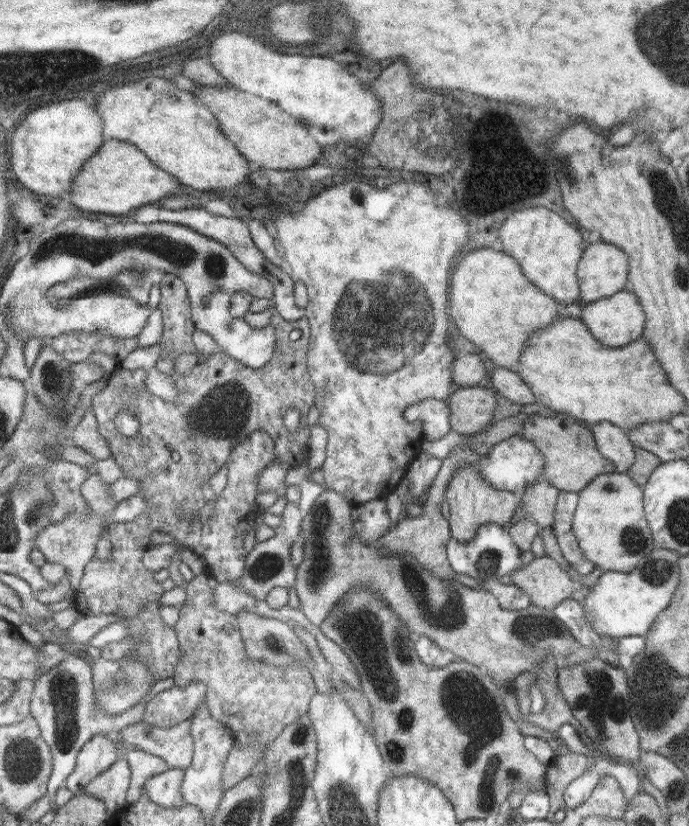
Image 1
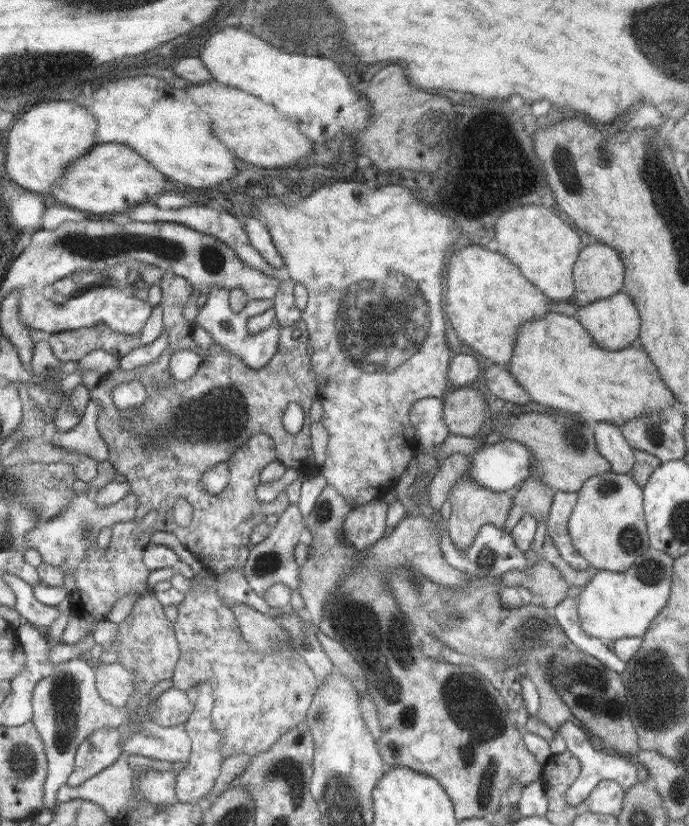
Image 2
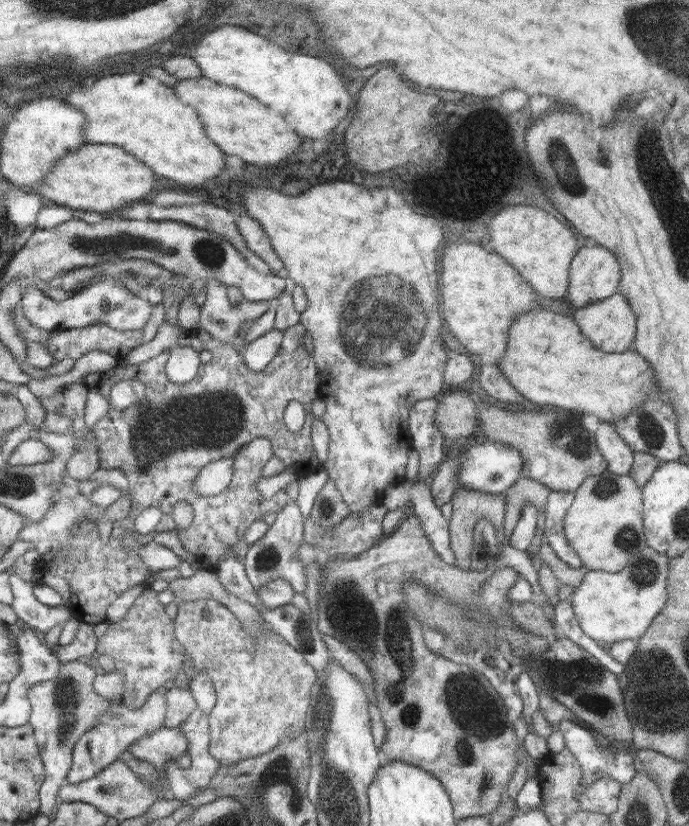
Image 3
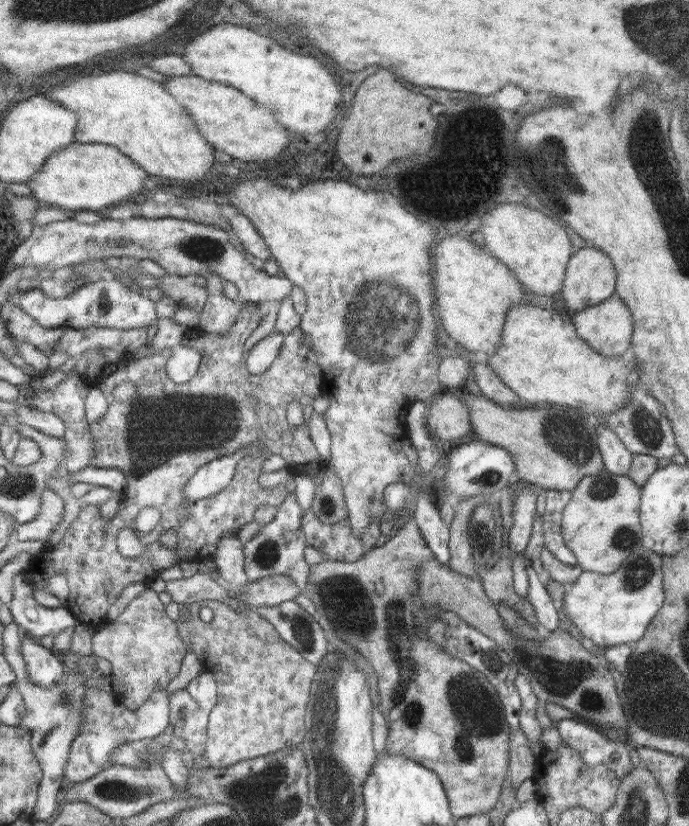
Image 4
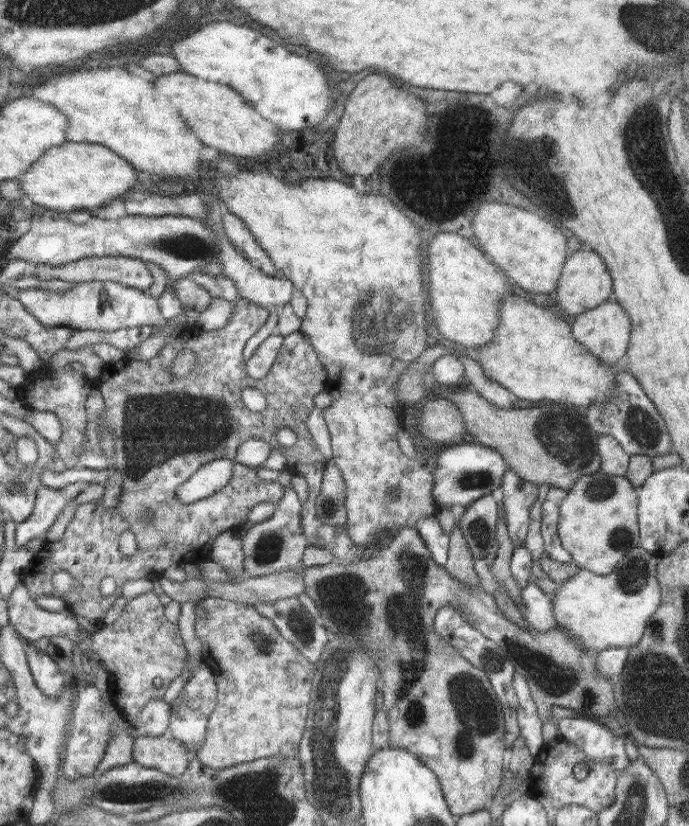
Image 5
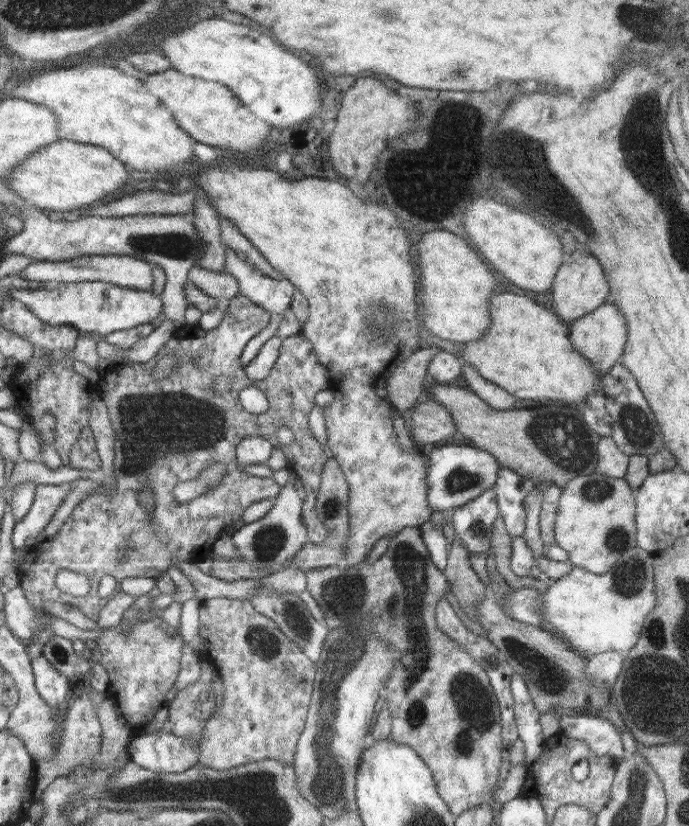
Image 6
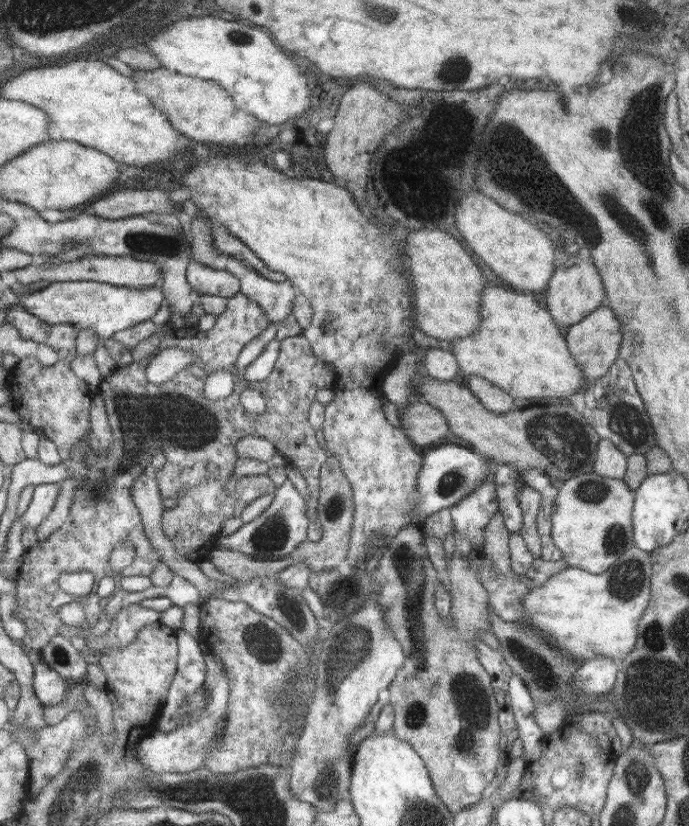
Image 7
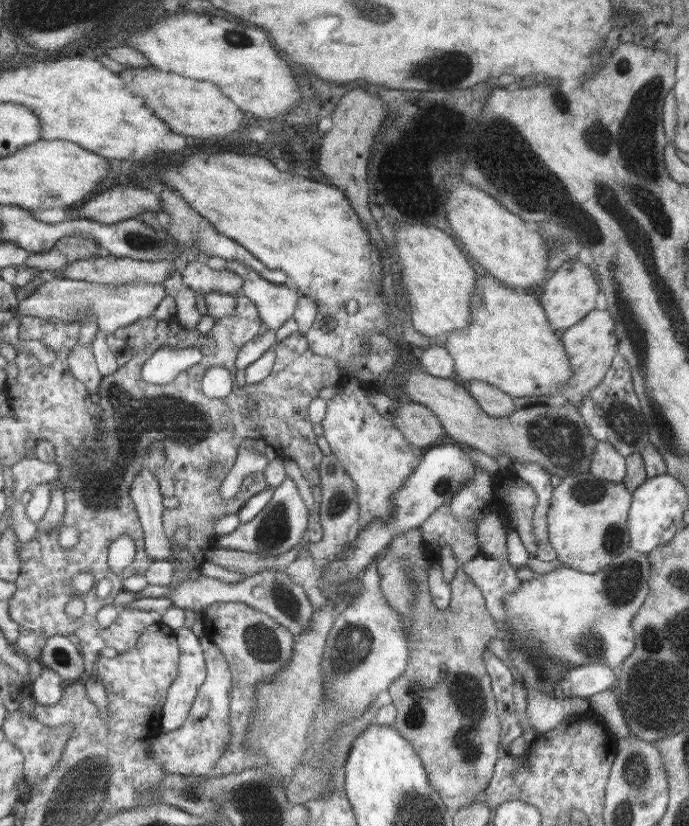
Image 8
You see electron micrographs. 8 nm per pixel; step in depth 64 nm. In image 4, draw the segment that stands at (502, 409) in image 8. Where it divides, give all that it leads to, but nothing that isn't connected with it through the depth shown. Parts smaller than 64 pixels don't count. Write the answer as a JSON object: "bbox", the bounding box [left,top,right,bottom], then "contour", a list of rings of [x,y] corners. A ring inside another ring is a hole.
{"bbox":[471,364,521,406],"contour":[[[473,364],[471,372],[473,372],[473,380],[477,382],[477,386],[485,398],[489,398],[501,406],[519,402],[521,396],[517,396],[517,392],[513,392],[507,384],[503,384],[497,378],[497,374],[489,368],[489,364]]]}

